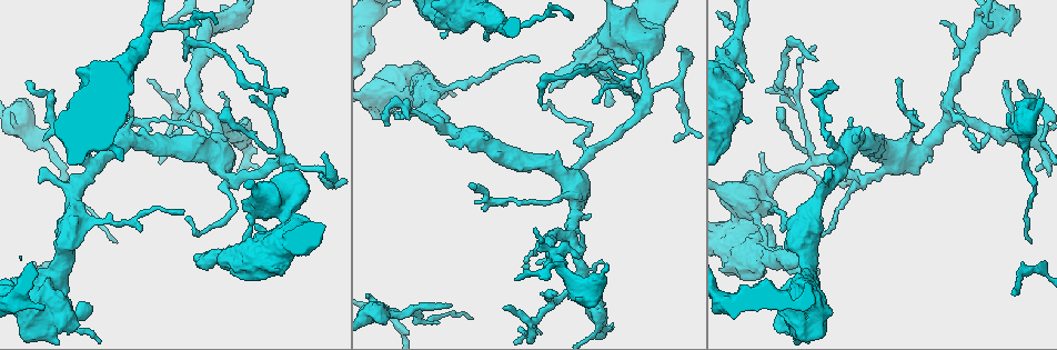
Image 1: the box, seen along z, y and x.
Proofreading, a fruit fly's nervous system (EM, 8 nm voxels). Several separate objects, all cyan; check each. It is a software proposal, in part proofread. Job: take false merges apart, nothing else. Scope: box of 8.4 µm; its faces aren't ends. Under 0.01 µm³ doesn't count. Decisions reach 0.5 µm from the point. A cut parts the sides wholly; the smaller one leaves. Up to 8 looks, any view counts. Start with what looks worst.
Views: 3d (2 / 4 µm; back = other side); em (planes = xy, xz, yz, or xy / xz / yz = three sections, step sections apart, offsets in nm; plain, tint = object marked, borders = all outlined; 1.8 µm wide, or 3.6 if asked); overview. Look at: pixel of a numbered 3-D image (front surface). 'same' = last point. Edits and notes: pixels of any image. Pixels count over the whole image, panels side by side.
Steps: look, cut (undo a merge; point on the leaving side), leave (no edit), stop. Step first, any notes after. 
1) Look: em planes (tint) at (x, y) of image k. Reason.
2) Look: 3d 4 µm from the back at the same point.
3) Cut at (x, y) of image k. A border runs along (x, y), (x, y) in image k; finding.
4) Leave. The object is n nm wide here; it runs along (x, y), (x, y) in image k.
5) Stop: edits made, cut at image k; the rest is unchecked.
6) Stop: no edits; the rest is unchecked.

Look: em 3.6 µm planes (plain) at (744, 226) of image 1. Arms part here.

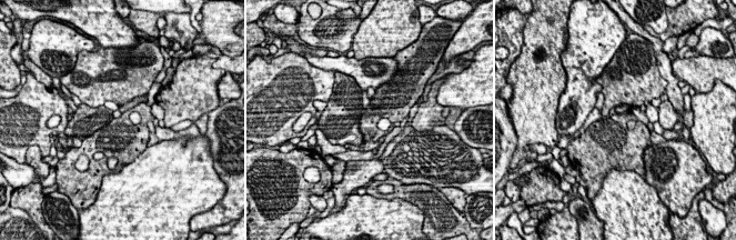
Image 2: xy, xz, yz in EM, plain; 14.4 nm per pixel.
Look: em 3.6 µm planes (tint) at the same point.

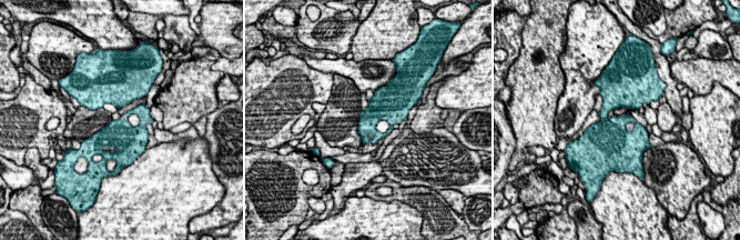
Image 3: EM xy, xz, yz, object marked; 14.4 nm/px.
Leave. One neuron here.

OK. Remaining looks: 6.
Look: em yz step 16 (tint) at (644, 103) of image 1. Four or more arms meet.

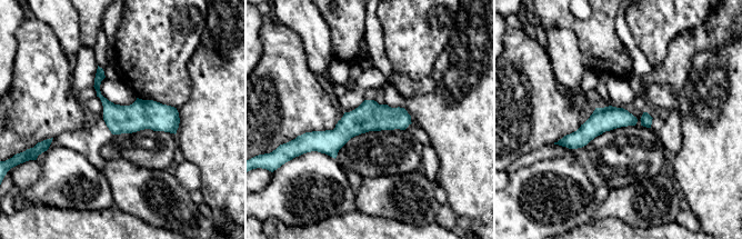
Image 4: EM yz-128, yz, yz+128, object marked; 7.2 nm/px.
Leave. It runs along (408, 118), (308, 139) in image 4; continuous, no second neuron.

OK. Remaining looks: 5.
Look: em planes (tint) at (491, 27) of image 1. Thick turns thin.

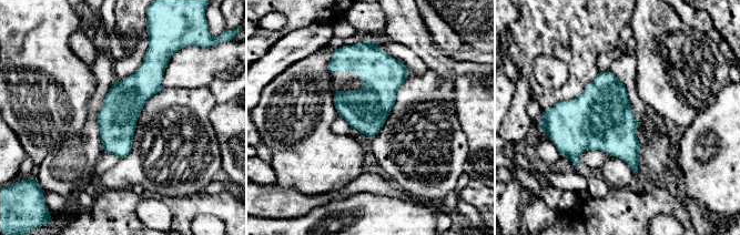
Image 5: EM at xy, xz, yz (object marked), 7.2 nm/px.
Leave. It runs along (156, 63), (124, 101), (107, 149) in image 5; continuous, no second neuron.

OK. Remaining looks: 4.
Stop: no edits; the rest is unchecked.

